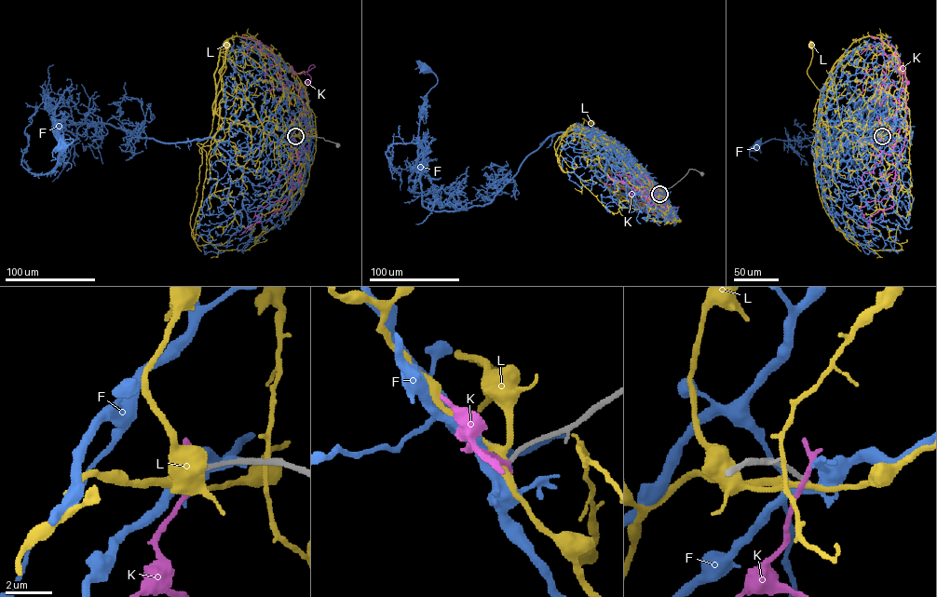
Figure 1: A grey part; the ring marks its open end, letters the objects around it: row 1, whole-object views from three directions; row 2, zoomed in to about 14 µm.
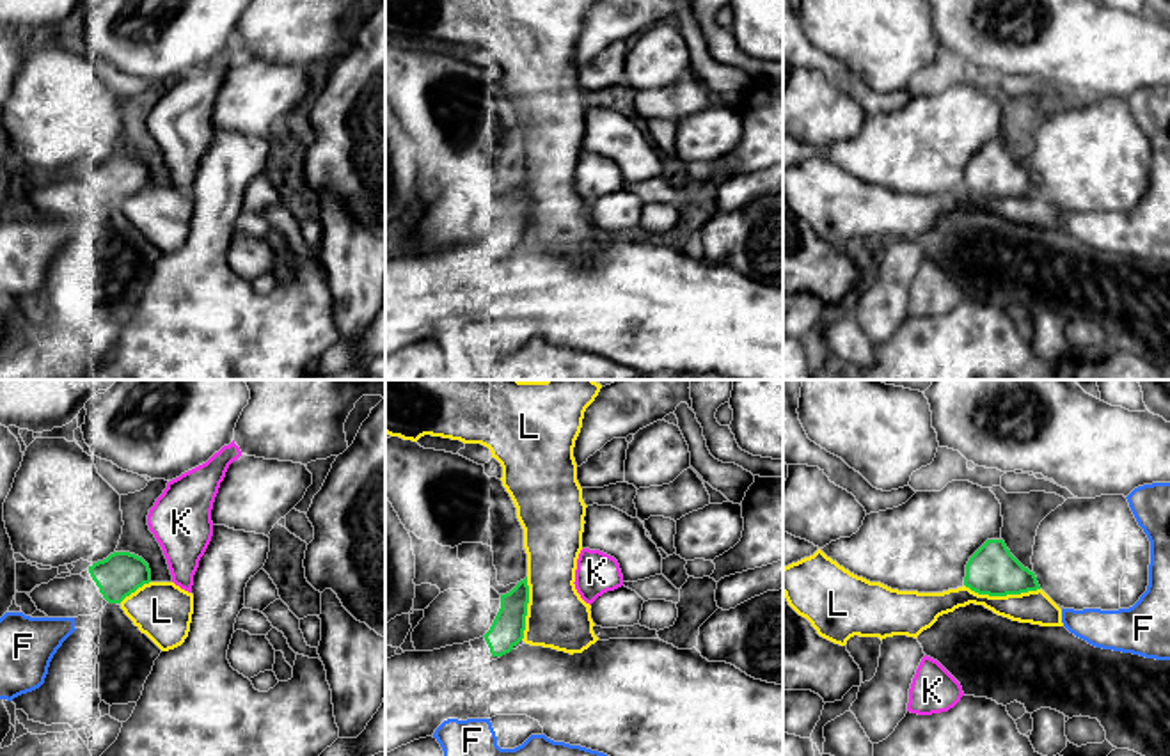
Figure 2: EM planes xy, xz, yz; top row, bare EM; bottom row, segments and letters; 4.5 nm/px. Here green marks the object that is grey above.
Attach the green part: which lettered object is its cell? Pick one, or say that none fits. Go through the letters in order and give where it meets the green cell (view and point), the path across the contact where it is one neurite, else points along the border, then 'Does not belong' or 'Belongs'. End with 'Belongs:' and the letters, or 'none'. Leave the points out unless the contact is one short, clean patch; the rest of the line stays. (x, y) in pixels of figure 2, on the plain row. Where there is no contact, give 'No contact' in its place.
F: No contact. Does not belong
K: No contact. Does not belong
L: Touches green at yz (1002, 197). Does not belong
Belongs: none

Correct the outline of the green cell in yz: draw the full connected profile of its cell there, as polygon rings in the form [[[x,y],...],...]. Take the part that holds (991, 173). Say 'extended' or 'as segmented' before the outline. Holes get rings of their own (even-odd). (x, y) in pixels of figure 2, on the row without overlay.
as segmented | [[[987,142],[968,163],[964,188],[978,197],[1007,199],[1040,192],[1003,142]]]

